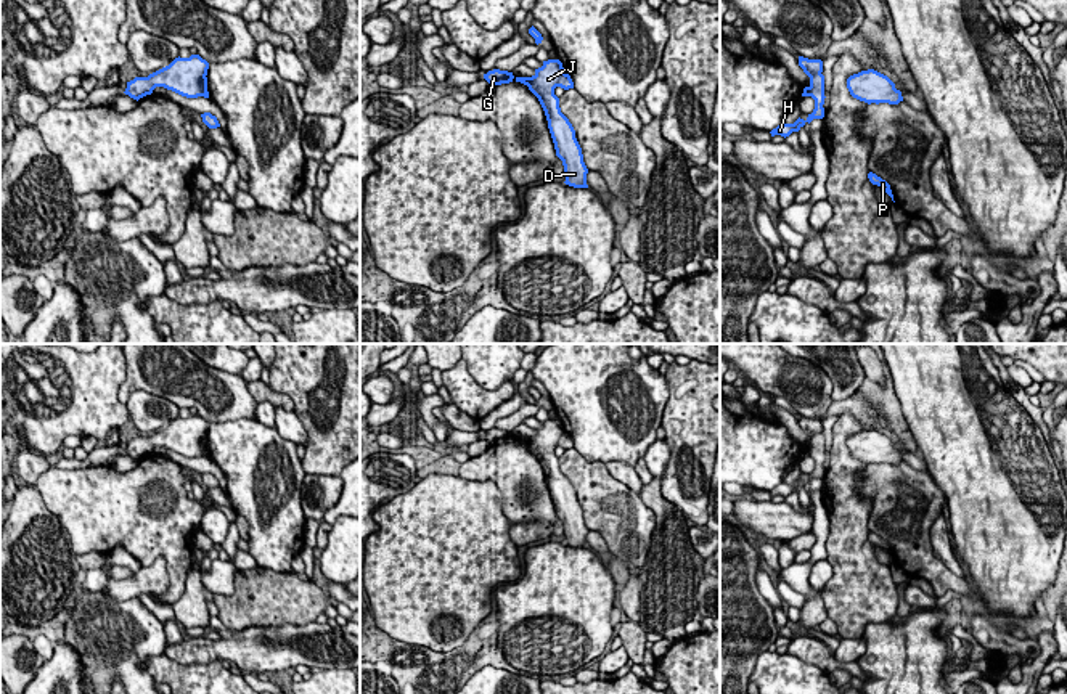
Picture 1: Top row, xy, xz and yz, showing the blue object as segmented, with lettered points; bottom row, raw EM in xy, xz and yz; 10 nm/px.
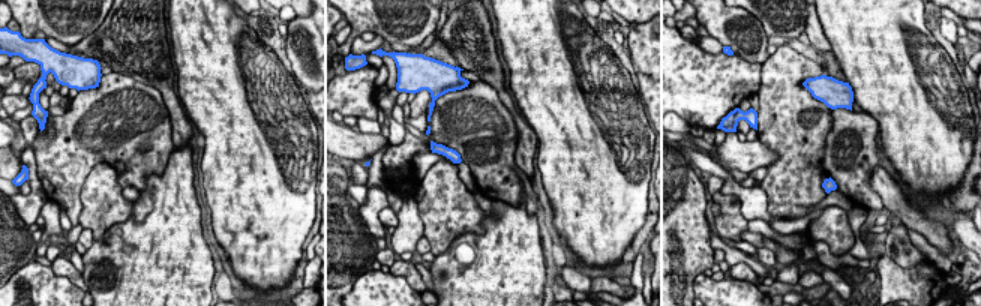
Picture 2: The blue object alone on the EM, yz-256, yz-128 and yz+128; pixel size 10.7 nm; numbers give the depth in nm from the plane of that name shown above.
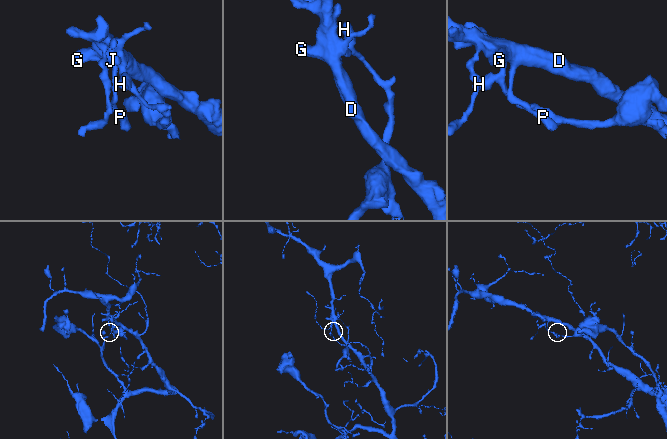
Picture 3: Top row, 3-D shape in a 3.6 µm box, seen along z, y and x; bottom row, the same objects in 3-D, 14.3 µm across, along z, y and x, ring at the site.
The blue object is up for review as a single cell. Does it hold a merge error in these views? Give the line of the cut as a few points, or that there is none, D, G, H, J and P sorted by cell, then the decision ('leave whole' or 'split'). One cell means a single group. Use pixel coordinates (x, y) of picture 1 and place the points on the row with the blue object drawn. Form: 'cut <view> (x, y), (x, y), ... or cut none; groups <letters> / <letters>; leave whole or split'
cut xz (564, 71), (556, 85); groups D G J P / H; split

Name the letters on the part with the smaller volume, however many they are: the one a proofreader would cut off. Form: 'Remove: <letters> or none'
Remove: H

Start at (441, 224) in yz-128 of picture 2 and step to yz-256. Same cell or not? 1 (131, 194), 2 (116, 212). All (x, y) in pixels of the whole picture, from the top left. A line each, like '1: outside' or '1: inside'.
1: outside
2: inside

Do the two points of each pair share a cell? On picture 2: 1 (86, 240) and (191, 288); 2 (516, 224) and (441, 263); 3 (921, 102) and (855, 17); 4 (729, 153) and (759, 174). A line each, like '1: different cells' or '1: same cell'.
1: different cells
2: same cell
3: same cell
4: different cells

